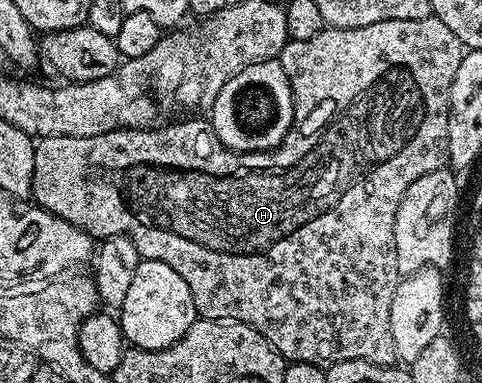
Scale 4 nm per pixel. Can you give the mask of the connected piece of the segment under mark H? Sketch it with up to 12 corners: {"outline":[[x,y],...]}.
{"outline":[[326,27],[263,153],[35,142],[31,200],[285,362],[396,365],[394,219],[466,47]]}

